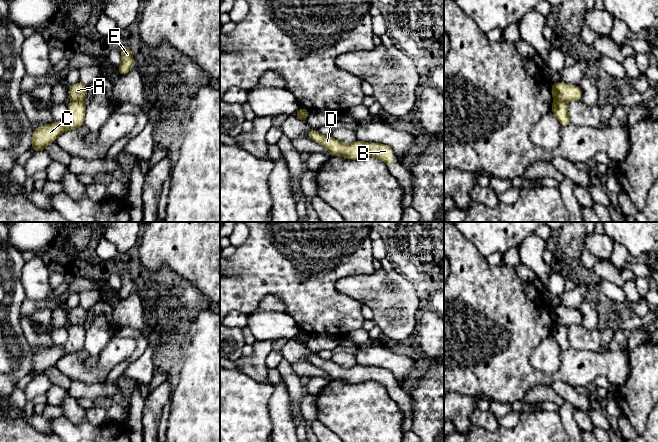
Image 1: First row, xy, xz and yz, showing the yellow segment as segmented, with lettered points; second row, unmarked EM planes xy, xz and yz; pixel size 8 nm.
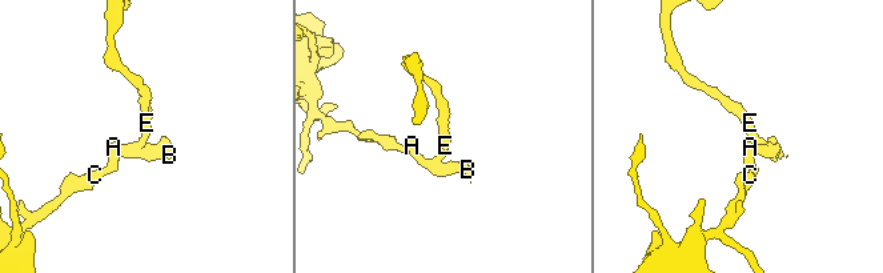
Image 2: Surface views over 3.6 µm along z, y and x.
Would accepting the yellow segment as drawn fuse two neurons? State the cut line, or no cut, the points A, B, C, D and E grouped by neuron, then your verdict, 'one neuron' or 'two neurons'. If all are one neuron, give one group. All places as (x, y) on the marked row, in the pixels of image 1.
xz (298, 110), (305, 118) | A B D E / C | two neurons

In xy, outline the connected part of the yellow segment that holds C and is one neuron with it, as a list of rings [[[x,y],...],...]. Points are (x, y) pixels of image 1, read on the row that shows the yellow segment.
[[[83,101],[71,102],[68,105],[68,115],[63,121],[34,129],[31,148],[35,152],[45,150],[45,147],[55,142],[62,132],[83,126],[85,111],[86,106]]]

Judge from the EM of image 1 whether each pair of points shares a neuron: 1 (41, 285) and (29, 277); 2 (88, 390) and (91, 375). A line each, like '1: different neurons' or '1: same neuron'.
1: same neuron
2: different neurons

